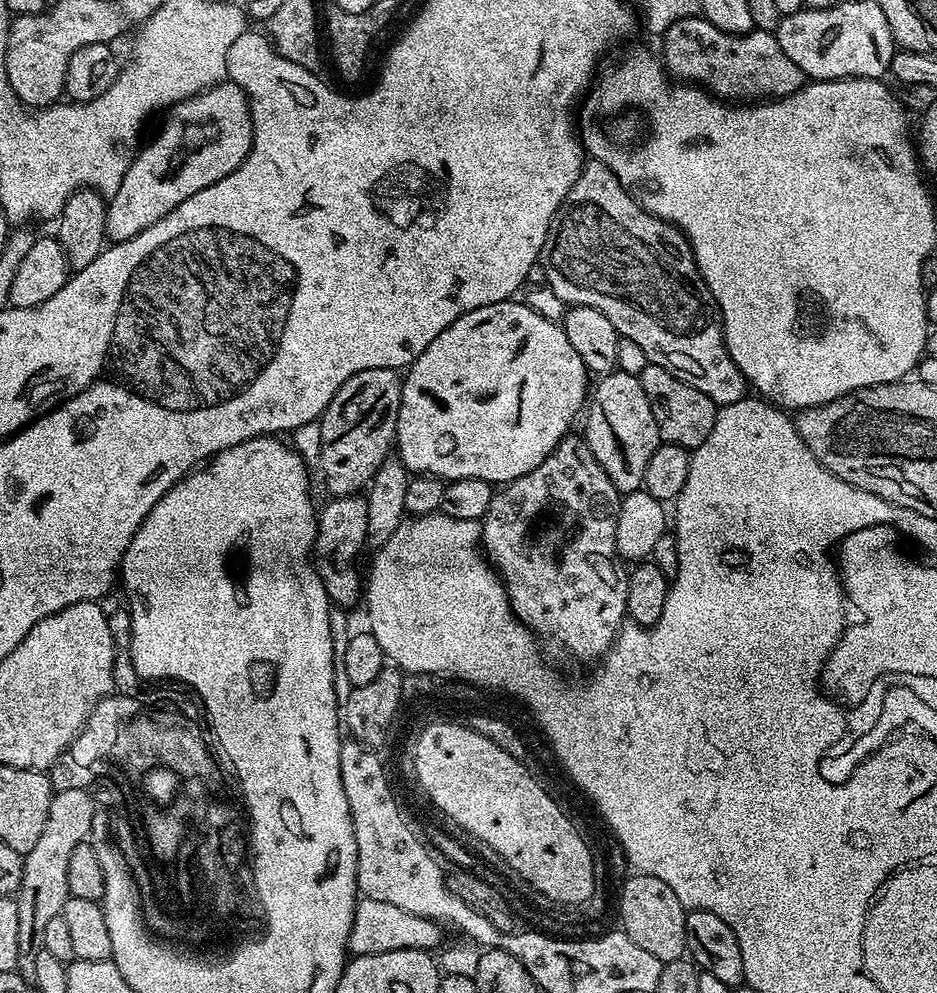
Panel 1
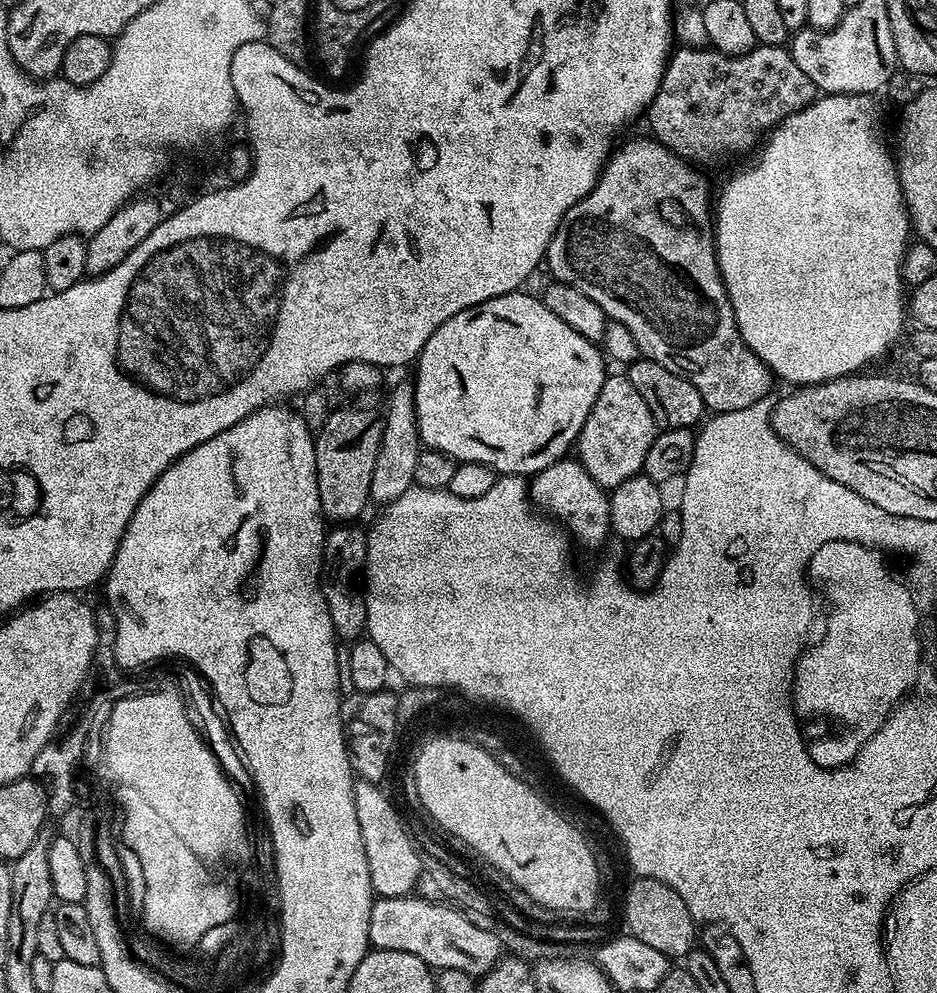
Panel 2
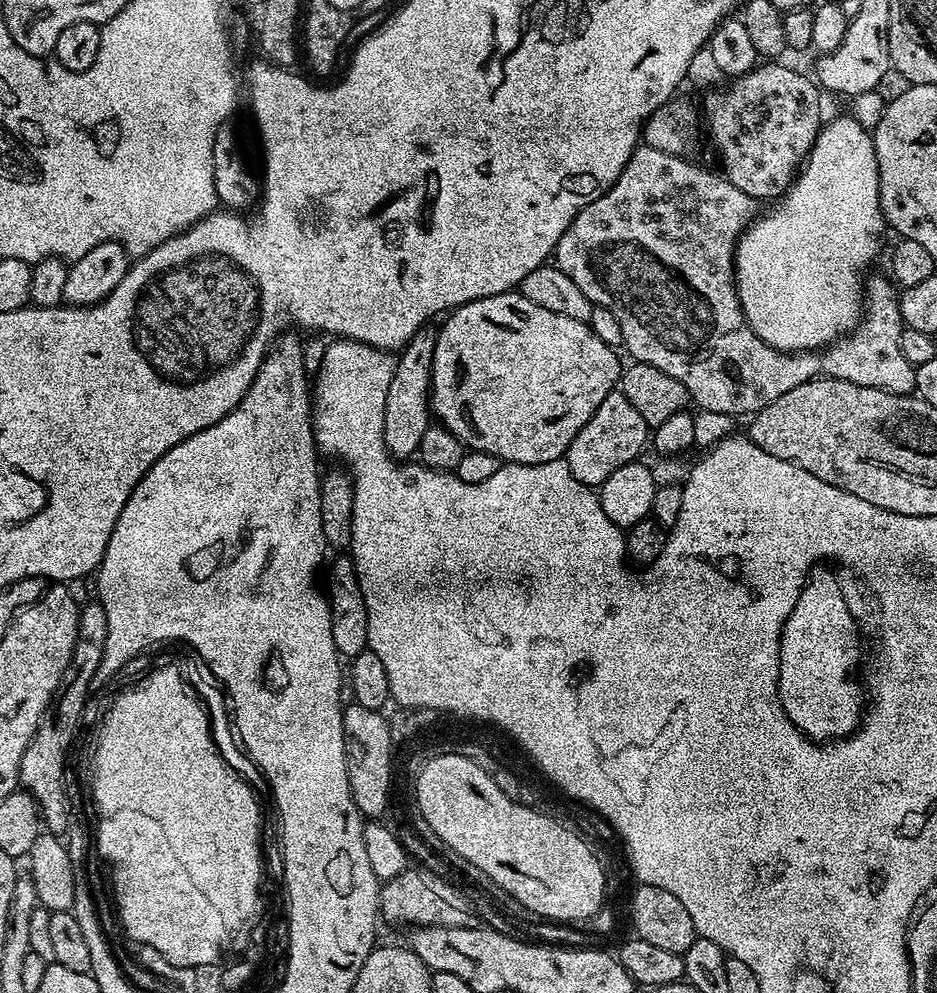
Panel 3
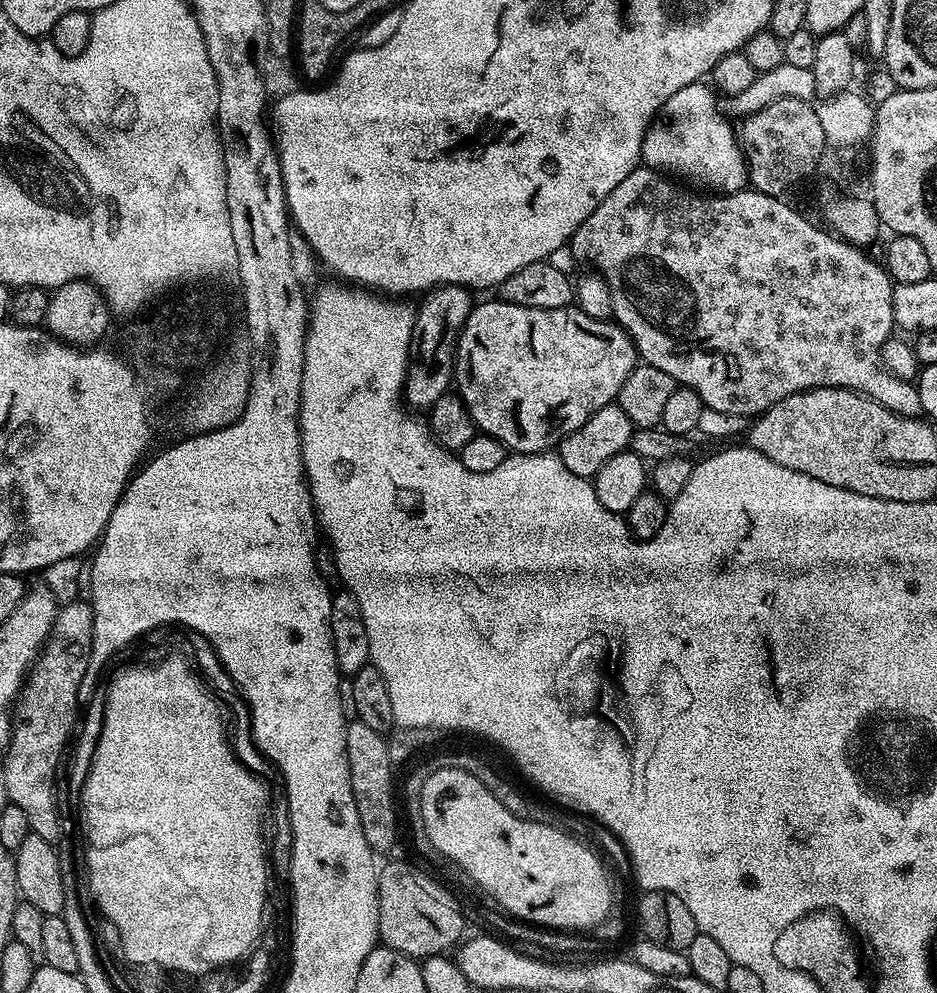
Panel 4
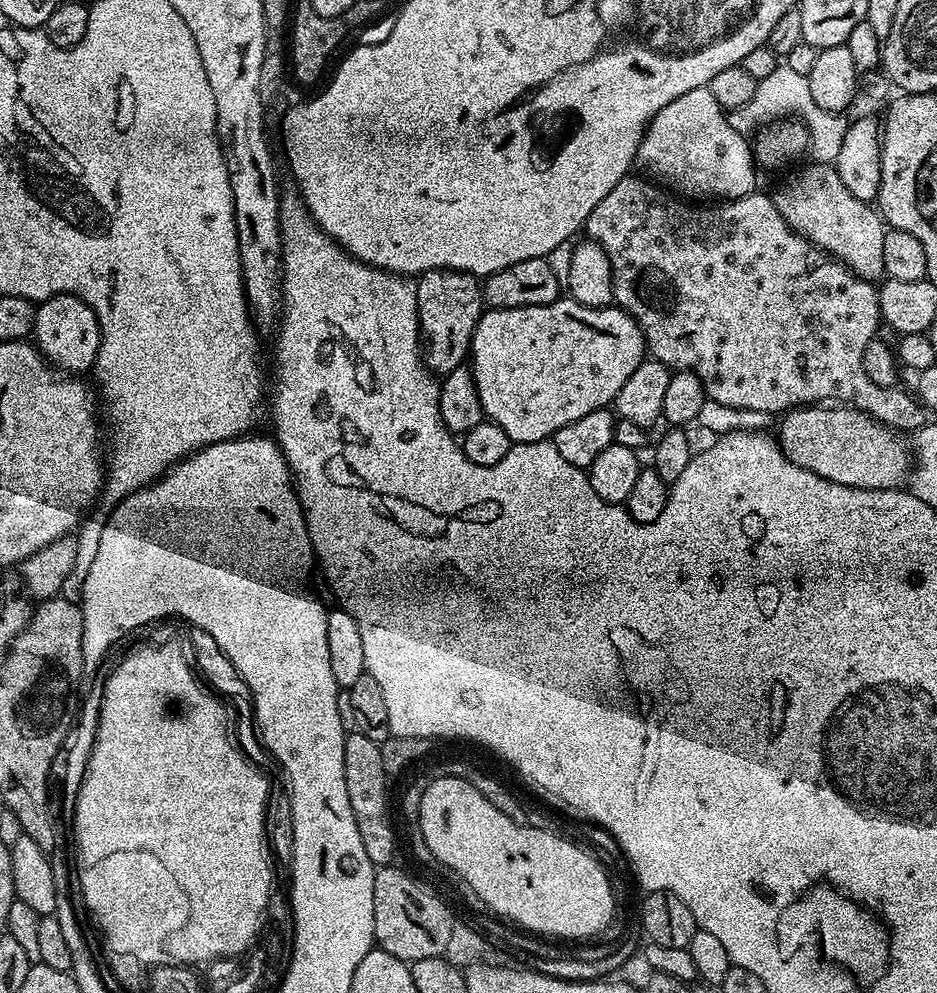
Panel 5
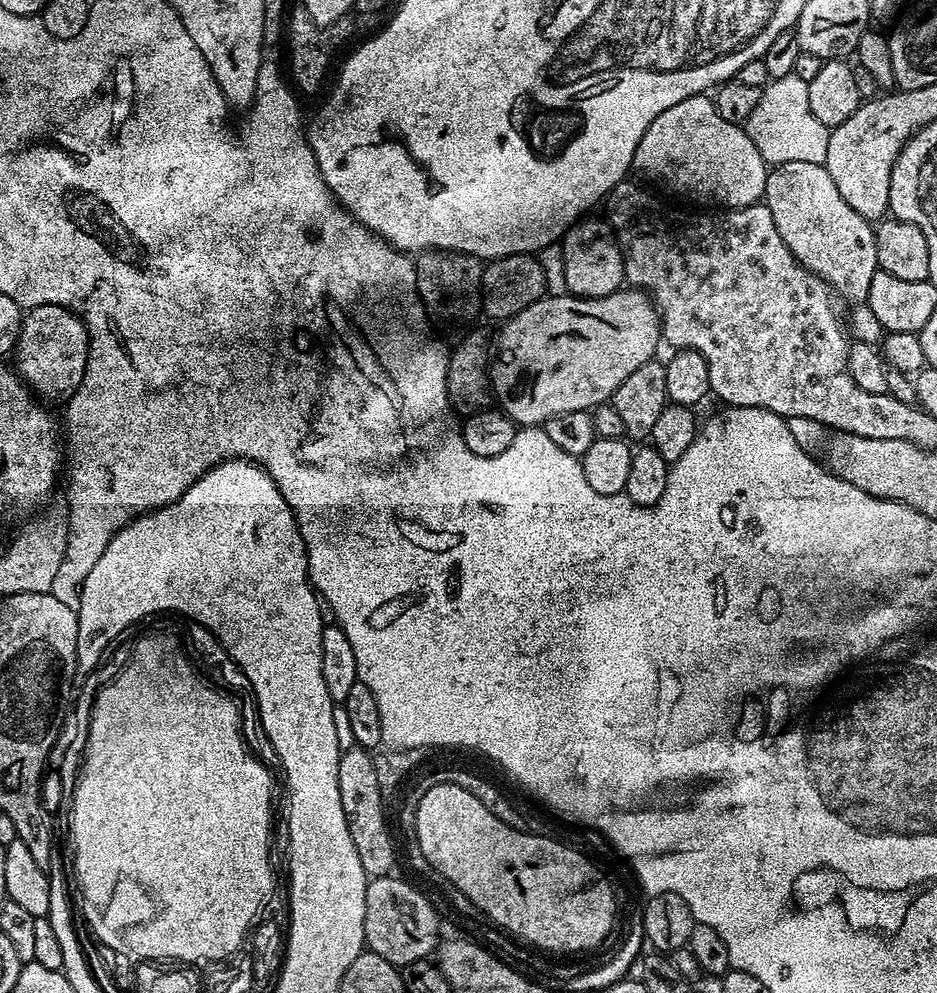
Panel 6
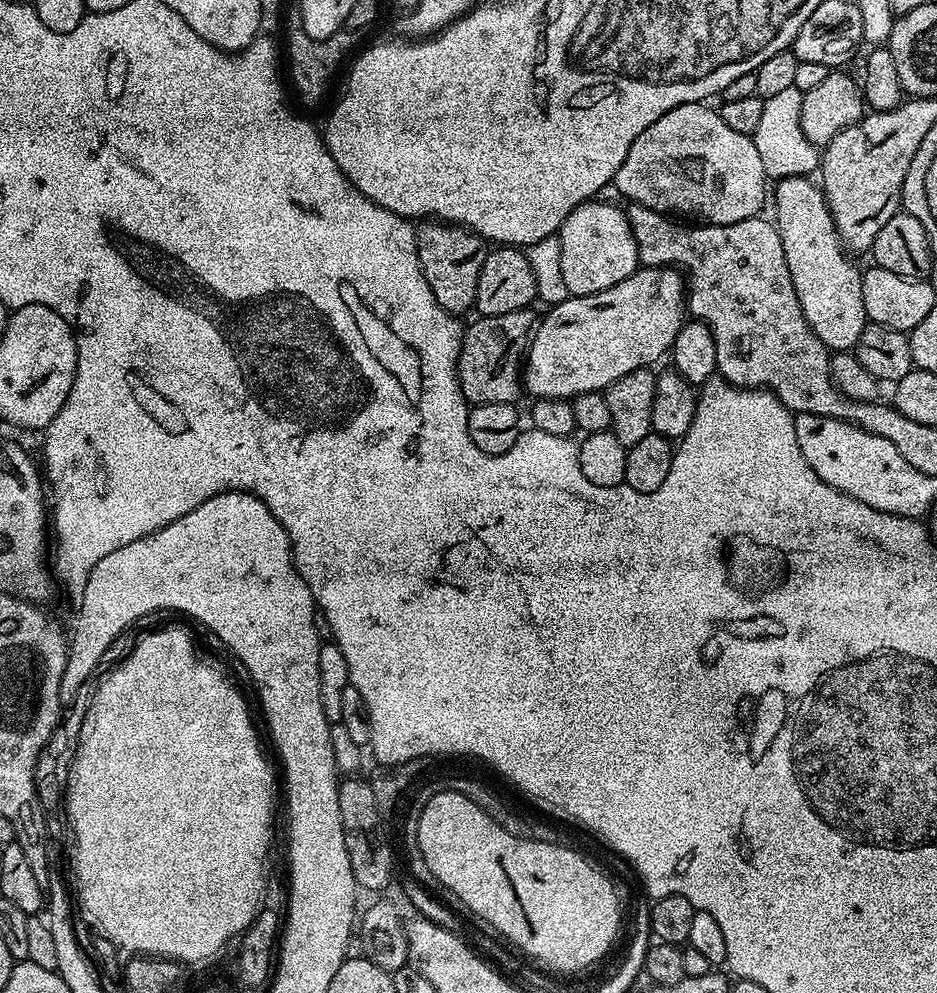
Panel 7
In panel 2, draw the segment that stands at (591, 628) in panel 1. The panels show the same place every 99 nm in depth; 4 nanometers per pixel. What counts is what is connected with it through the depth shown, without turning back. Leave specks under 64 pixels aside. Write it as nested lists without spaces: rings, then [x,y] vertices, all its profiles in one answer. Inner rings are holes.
[[[565,458],[546,466],[546,470],[536,473],[530,480],[530,499],[541,513],[547,514],[553,521],[559,522],[566,529],[569,537],[576,540],[584,548],[596,548],[607,536],[610,536],[612,523],[610,522],[609,493],[586,474],[579,459]]]

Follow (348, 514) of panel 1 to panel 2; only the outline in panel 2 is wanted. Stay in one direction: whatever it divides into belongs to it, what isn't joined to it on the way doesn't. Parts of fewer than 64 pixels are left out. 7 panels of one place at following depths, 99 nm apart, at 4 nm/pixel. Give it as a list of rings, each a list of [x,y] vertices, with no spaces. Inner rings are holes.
[[[341,523],[325,535],[324,549],[320,559],[320,589],[322,598],[330,610],[330,622],[341,641],[355,642],[365,635],[368,627],[366,598],[362,587],[364,559],[368,549],[368,537],[362,527],[354,528],[351,523]]]

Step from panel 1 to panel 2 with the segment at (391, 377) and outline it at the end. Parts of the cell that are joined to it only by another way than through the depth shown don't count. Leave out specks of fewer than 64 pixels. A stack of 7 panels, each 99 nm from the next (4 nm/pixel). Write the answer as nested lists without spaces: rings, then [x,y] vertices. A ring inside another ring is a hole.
[[[350,404],[333,409],[315,435],[315,474],[318,478],[319,501],[327,521],[351,523],[369,505],[370,479],[380,449],[381,423],[364,404]]]

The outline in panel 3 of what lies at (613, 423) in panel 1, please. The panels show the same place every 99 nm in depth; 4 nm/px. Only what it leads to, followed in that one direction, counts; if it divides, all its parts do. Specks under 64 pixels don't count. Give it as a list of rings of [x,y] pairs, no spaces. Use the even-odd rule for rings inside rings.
[[[614,390],[606,394],[606,398],[602,398],[602,406],[594,410],[586,426],[582,426],[582,430],[578,430],[578,434],[570,442],[566,453],[570,474],[574,474],[574,478],[578,478],[578,482],[586,487],[595,489],[606,482],[606,478],[610,478],[610,474],[614,474],[618,466],[639,461],[640,451],[646,446],[648,448],[649,444],[650,429],[646,418],[638,414],[636,407],[627,400],[626,394]]]

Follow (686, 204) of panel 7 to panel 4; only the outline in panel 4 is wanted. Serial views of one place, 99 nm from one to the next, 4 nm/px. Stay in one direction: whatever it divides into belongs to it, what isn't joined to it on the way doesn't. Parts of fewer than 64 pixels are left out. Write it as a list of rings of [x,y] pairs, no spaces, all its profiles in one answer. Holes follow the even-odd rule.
[[[707,83],[682,86],[652,119],[642,142],[641,161],[669,177],[685,176],[688,180],[697,180],[716,194],[745,191],[748,167],[737,133],[733,125],[731,128],[728,124],[731,124],[729,117],[720,110],[717,93]]]

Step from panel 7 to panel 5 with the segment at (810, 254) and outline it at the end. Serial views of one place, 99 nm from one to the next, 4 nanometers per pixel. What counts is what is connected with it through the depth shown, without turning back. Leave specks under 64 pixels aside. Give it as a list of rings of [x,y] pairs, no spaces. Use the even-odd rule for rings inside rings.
[[[812,162],[790,177],[773,193],[778,212],[787,224],[819,250],[847,265],[857,276],[875,281],[884,272],[882,262],[886,225],[879,211],[865,200],[856,198],[838,177],[833,165]]]

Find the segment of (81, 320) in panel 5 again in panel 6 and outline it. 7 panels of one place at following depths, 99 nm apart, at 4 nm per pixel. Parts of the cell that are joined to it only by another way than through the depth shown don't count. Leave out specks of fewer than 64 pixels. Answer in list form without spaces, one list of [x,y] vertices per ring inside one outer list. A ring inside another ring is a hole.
[[[43,304],[27,309],[14,349],[15,356],[15,371],[37,397],[48,401],[56,400],[59,396],[72,396],[78,390],[86,370],[88,326],[76,313],[57,304]]]

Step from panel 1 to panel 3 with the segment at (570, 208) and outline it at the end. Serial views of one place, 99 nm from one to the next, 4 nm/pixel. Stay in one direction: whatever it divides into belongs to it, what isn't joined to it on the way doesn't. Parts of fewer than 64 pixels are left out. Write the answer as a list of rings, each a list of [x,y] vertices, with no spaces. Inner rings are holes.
[[[641,143],[634,150],[634,154],[630,154],[630,162],[626,162],[626,166],[620,177],[614,182],[614,186],[610,186],[610,190],[606,190],[606,194],[602,194],[597,200],[590,202],[590,206],[586,206],[576,215],[574,222],[570,222],[566,234],[562,234],[556,247],[555,267],[560,268],[578,285],[578,290],[582,290],[582,294],[586,294],[586,298],[590,298],[593,306],[610,310],[610,314],[614,314],[614,318],[618,318],[618,326],[622,326],[623,351],[628,351],[632,355],[631,359],[637,364],[649,364],[666,374],[670,374],[670,378],[678,378],[678,382],[682,382],[682,386],[686,386],[693,405],[697,404],[698,407],[705,408],[708,412],[717,412],[720,416],[751,417],[753,414],[761,412],[766,406],[770,406],[770,402],[774,402],[774,398],[782,398],[782,394],[794,390],[794,386],[802,386],[808,380],[819,380],[826,376],[835,380],[854,382],[854,386],[870,386],[874,390],[886,390],[890,394],[913,395],[916,390],[916,365],[906,362],[906,357],[902,354],[900,335],[906,325],[900,313],[897,285],[887,275],[884,275],[885,277],[872,275],[867,277],[864,285],[866,311],[863,313],[860,323],[848,335],[841,336],[839,340],[835,340],[823,351],[779,352],[777,348],[771,348],[766,342],[762,342],[762,338],[758,338],[758,334],[754,334],[754,330],[744,321],[744,312],[740,309],[740,299],[736,293],[736,241],[740,239],[744,229],[757,219],[757,201],[753,200],[751,196],[742,194],[742,190],[738,190],[738,186],[725,180],[719,171],[710,172],[706,168],[699,168],[698,165],[691,164],[690,161],[691,159],[666,154],[662,150],[654,150],[654,146]]]

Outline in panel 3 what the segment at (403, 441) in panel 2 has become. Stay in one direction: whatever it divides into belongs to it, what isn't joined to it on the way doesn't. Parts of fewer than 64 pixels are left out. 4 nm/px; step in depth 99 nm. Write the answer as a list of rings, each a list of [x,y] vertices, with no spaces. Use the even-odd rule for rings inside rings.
[[[435,327],[419,328],[408,339],[408,343],[399,349],[396,356],[394,378],[390,378],[390,390],[386,390],[384,441],[388,455],[397,462],[407,461],[419,453],[422,434],[426,434],[430,423],[430,393],[436,334]]]

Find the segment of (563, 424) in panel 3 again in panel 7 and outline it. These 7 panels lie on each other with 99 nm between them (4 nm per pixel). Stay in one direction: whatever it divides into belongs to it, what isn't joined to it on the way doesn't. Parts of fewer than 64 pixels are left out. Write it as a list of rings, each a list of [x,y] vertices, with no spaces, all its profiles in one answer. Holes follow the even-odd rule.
[[[640,266],[637,267],[634,274],[630,274],[630,278],[622,278],[622,282],[618,282],[618,286],[610,286],[610,290],[602,290],[598,294],[590,294],[589,296],[569,296],[561,304],[551,305],[545,312],[548,313],[541,320],[539,317],[528,342],[526,359],[522,364],[523,391],[527,395],[529,392],[529,397],[538,400],[542,398],[566,400],[573,396],[581,396],[587,392],[604,392],[611,384],[618,382],[618,378],[626,378],[626,374],[630,374],[634,370],[655,365],[654,362],[659,356],[667,357],[669,355],[675,336],[686,323],[686,280],[677,269],[671,266],[666,268],[645,268]]]

